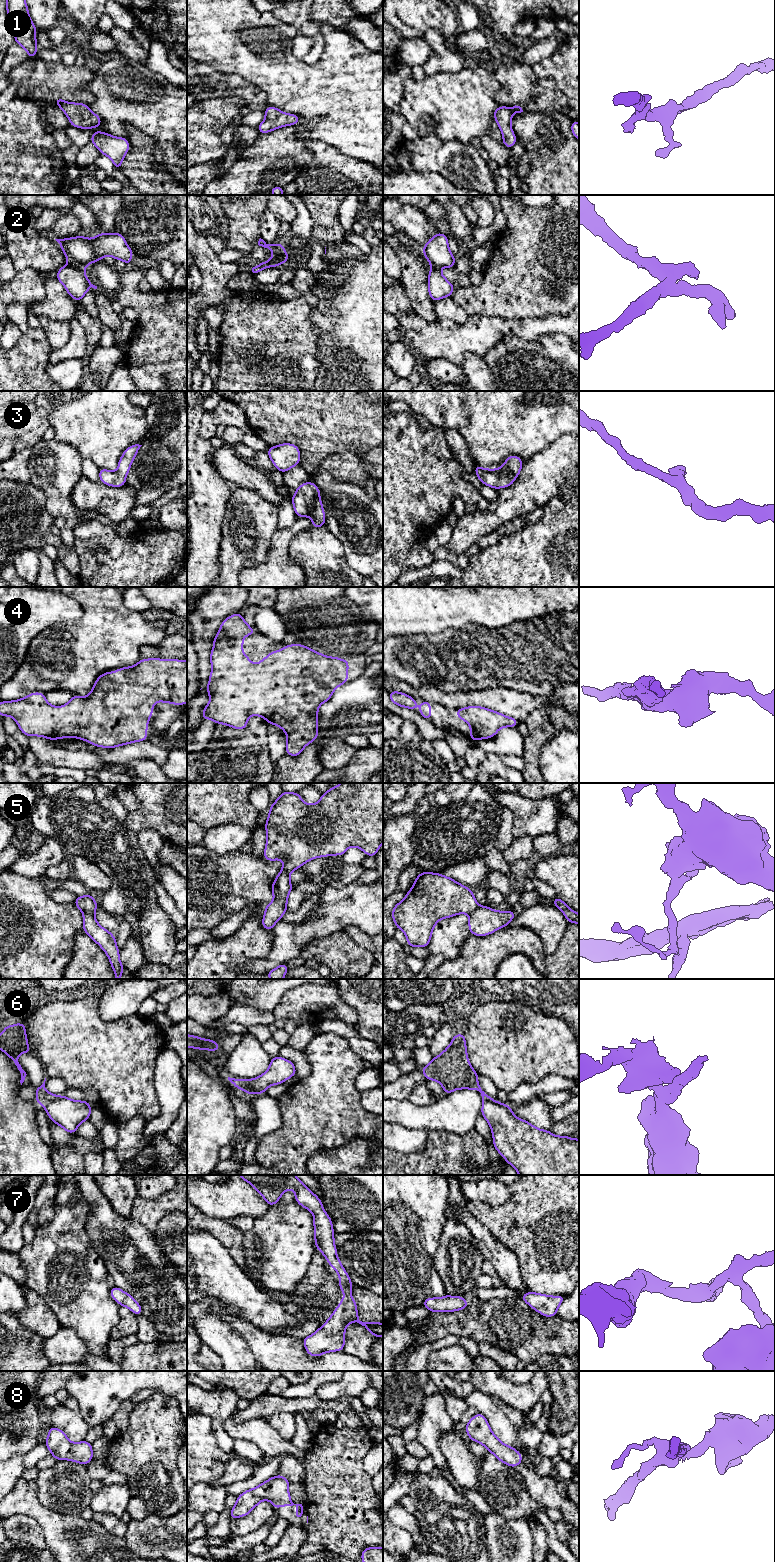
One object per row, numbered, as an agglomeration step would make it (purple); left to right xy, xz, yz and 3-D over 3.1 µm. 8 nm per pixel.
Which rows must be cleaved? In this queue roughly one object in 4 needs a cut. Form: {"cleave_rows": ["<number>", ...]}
{"cleave_rows": ["2", "5", "6"]}

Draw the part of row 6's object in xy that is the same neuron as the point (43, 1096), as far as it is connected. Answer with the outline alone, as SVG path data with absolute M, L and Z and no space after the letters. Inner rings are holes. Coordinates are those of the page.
M46 1078L40 1087L37 1087L37 1088L35 1087L36 1103L42 1104L42 1105L49 1103L59 1097L58 1095L49 1093L45 1089L45 1081L46 1081Z

